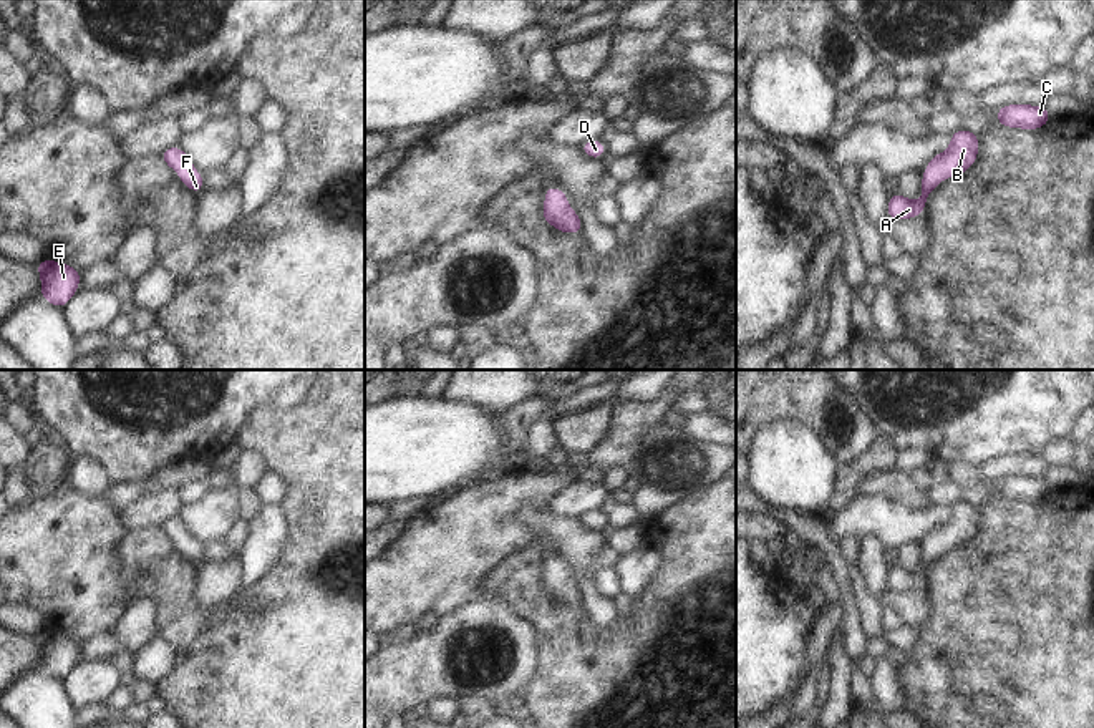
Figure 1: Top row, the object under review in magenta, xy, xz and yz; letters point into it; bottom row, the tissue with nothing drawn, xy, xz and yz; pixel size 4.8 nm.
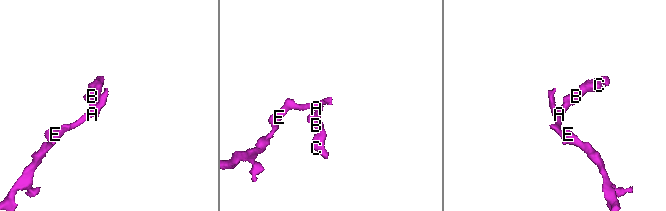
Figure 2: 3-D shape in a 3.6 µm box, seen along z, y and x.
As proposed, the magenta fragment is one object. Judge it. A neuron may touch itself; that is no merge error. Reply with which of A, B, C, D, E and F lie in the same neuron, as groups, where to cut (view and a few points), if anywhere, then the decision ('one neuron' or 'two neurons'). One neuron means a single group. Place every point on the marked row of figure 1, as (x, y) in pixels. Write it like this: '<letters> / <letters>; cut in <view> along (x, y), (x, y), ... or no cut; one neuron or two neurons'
A B C D E F; no cut; one neuron

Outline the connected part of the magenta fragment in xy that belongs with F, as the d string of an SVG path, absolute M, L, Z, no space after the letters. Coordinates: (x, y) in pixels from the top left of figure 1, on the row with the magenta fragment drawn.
M176 144L159 154L162 161L179 174L179 179L192 192L204 189L202 174L194 169L194 163L189 156Z

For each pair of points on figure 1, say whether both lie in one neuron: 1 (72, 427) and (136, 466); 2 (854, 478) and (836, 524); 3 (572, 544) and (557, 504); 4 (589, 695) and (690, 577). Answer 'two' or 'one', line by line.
1: one
2: two
3: two
4: one

